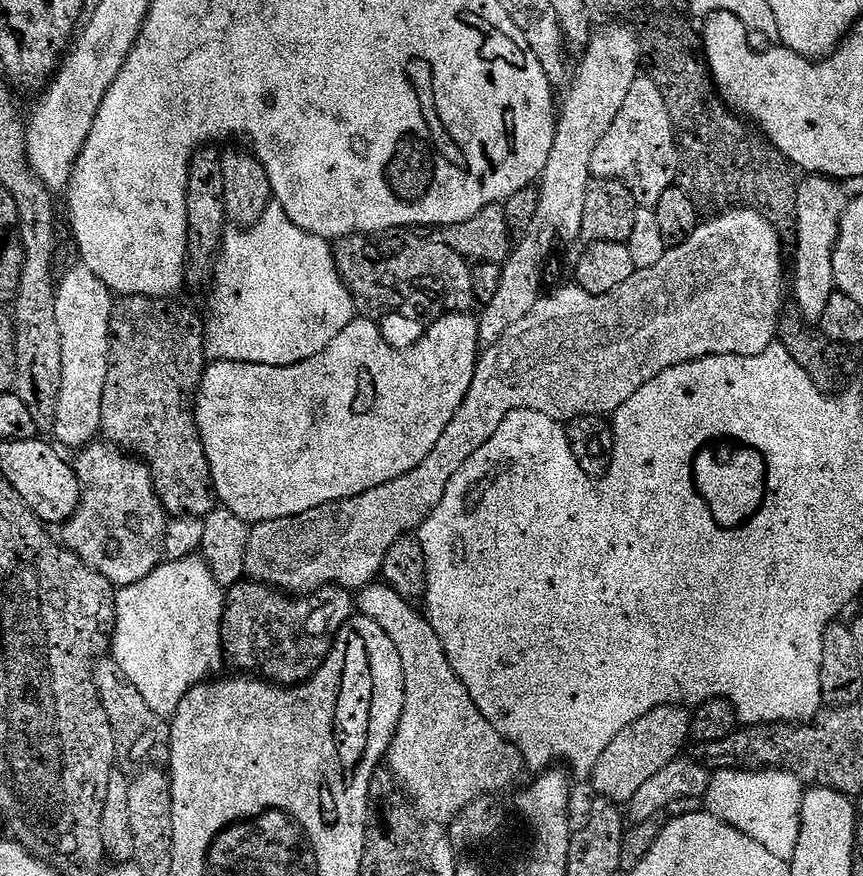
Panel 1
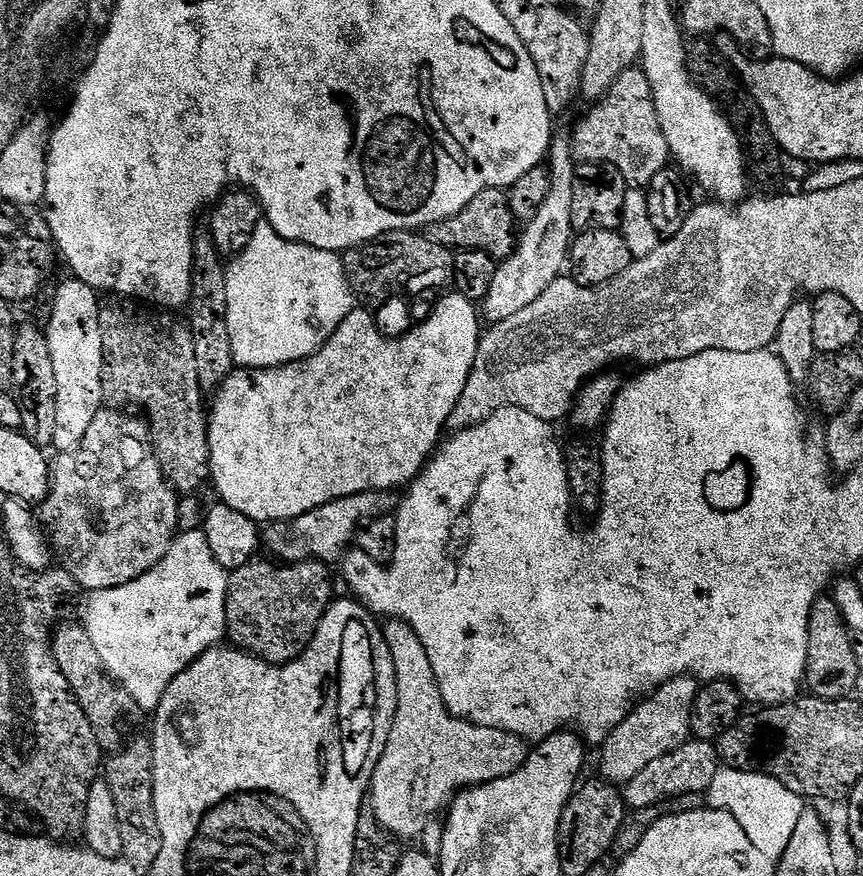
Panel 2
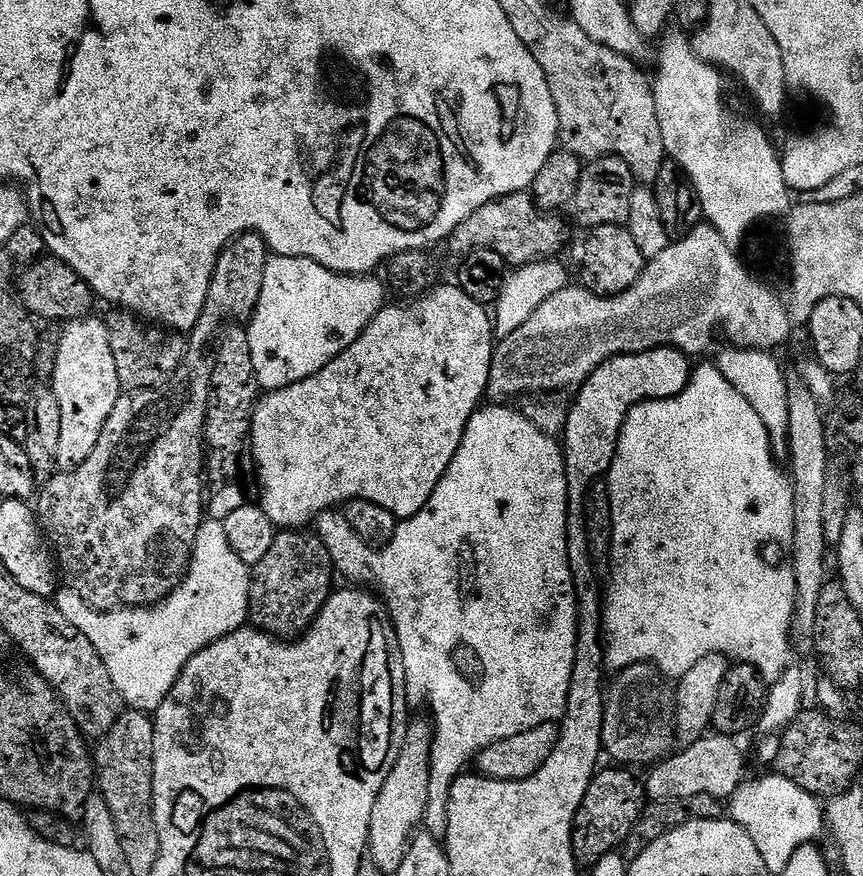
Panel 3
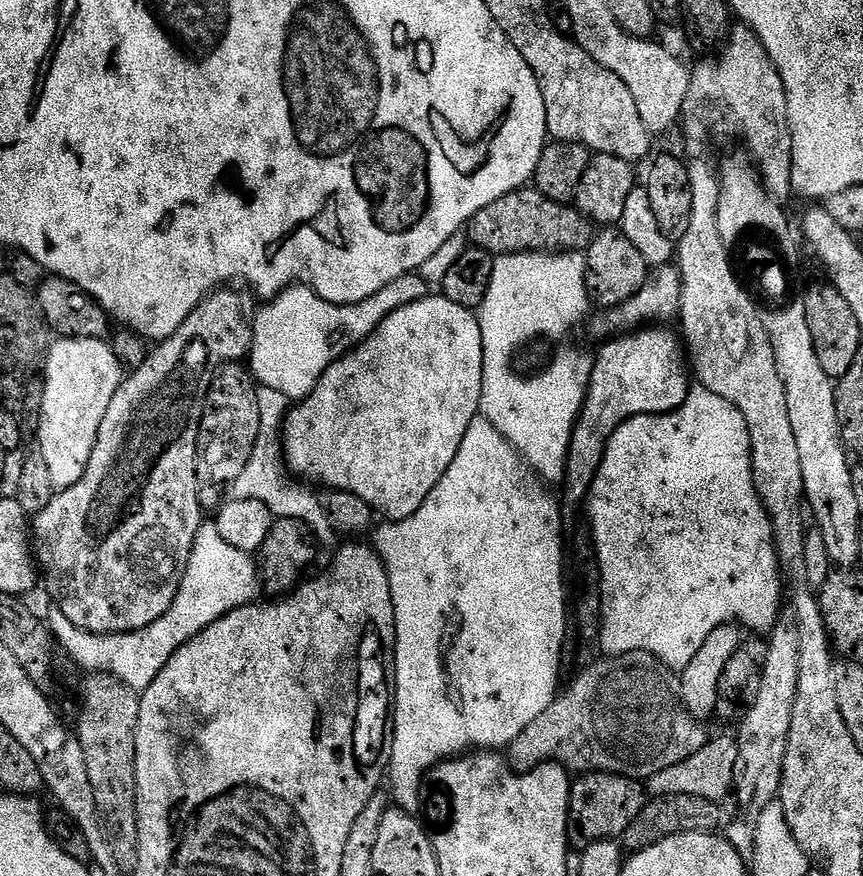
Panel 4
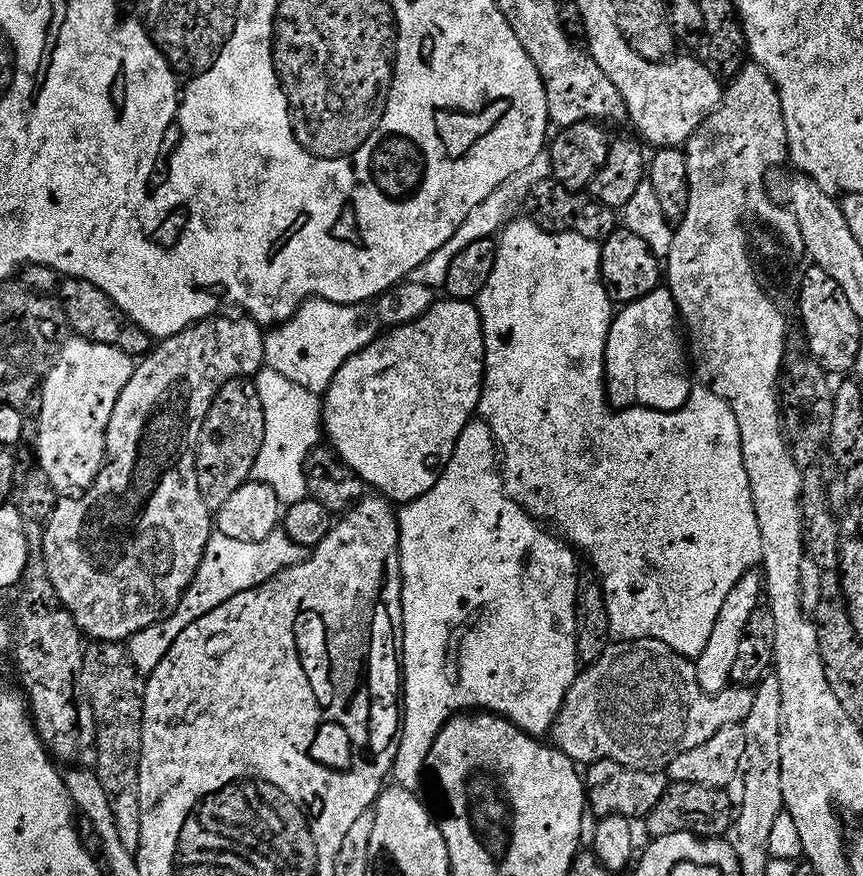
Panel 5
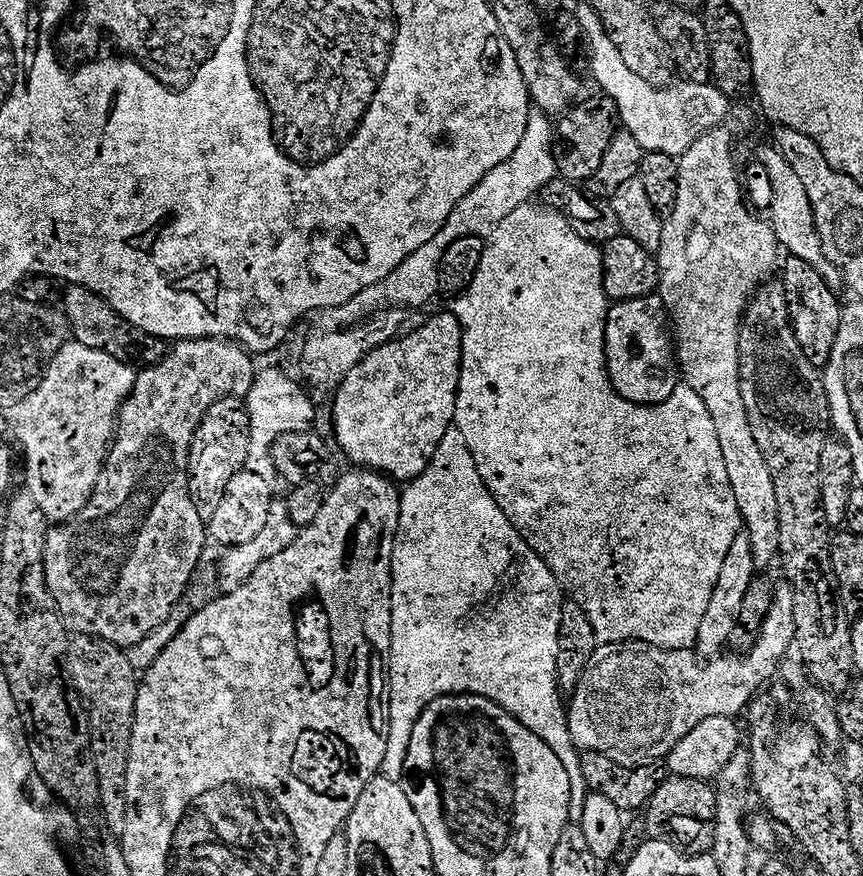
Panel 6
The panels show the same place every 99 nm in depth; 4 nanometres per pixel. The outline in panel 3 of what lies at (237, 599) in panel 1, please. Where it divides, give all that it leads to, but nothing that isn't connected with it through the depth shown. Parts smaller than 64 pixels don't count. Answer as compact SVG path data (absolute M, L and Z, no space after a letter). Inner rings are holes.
M304 530L277 531L270 550L266 550L264 557L251 569L252 585L248 599L251 623L277 638L292 638L307 629L308 625L316 619L317 613L320 612L333 587L331 586L332 575L334 575L332 555L325 550L324 542L319 535L307 536L306 533L307 531Z

